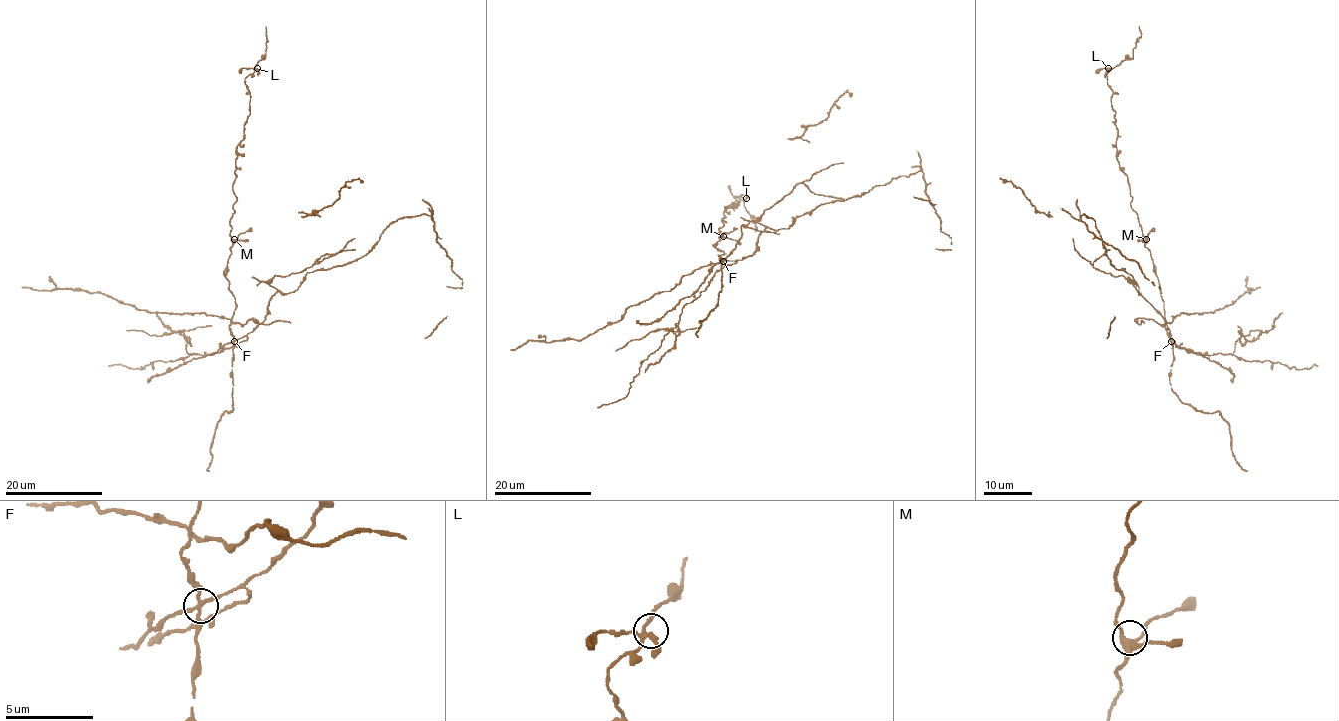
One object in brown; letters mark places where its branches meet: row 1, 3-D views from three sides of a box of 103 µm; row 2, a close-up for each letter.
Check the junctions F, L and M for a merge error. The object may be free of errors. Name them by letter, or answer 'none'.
F

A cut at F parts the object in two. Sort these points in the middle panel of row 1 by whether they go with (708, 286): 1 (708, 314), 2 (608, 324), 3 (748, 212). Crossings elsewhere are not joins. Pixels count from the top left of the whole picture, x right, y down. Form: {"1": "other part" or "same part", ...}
{"1": "other part", "2": "other part", "3": "other part"}

